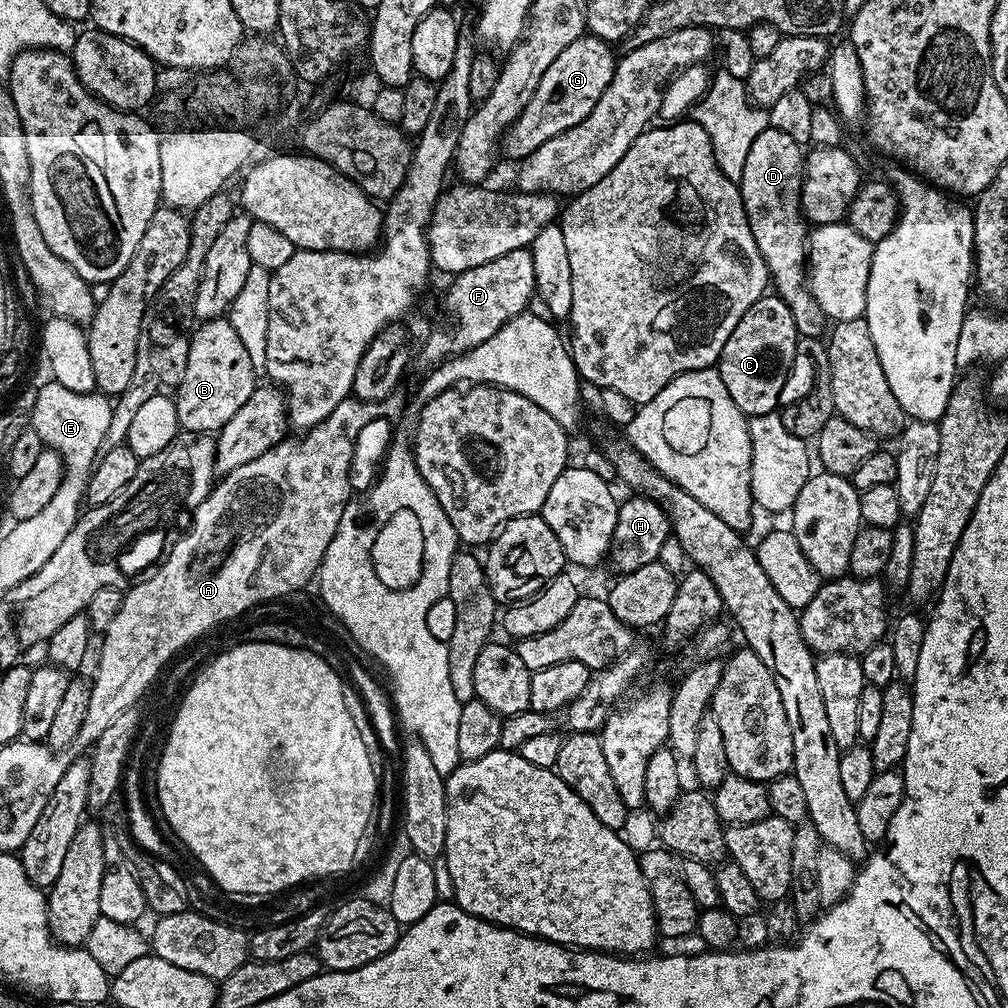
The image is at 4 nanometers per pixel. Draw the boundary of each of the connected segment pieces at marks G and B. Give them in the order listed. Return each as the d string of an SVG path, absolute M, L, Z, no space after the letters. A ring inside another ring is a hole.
M591 34L579 36L574 42L570 42L570 46L566 46L566 50L562 50L562 54L558 54L558 58L554 58L554 62L550 62L546 74L542 74L542 78L538 82L538 90L534 90L534 98L530 98L530 102L526 102L524 112L513 124L508 125L502 137L503 155L505 152L513 162L519 162L534 150L538 150L538 146L542 146L542 142L570 130L570 126L578 126L578 122L582 122L582 118L586 118L586 114L590 114L590 110L594 110L594 102L598 102L598 98L602 98L606 86L610 86L610 78L614 74L618 59L617 53L612 53L612 48L613 45L609 41L599 40L598 37Z
M226 318L205 320L195 325L196 333L187 341L188 357L184 373L174 392L177 422L186 432L216 434L258 386L258 369L250 362L238 330Z

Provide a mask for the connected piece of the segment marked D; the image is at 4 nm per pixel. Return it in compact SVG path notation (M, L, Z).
M769 126L762 130L750 147L738 183L746 218L750 222L754 242L758 242L758 250L768 267L775 295L781 296L786 306L790 306L797 333L804 338L816 338L821 335L820 331L825 331L826 317L806 283L806 241L810 228L798 199L804 182L805 159L806 152L801 144L782 134L782 130Z

